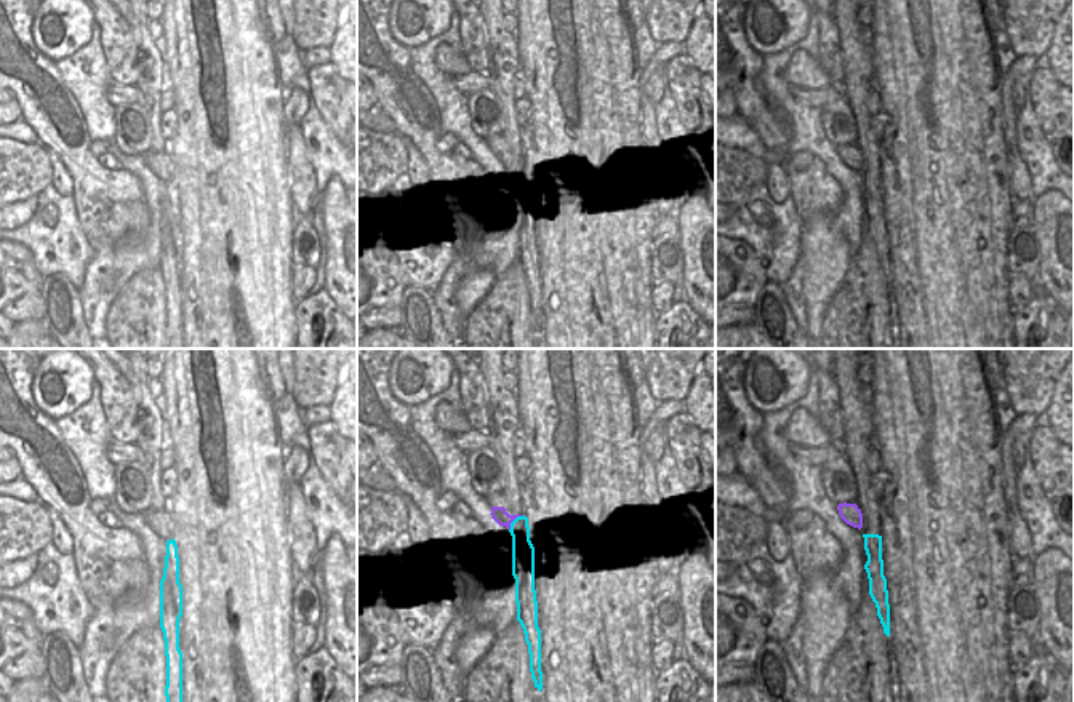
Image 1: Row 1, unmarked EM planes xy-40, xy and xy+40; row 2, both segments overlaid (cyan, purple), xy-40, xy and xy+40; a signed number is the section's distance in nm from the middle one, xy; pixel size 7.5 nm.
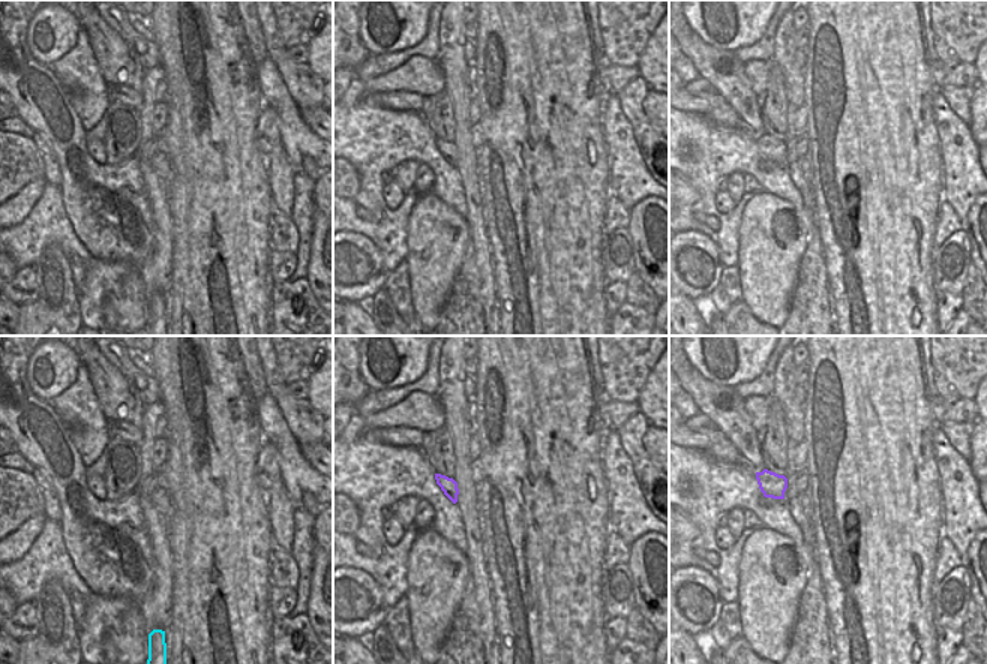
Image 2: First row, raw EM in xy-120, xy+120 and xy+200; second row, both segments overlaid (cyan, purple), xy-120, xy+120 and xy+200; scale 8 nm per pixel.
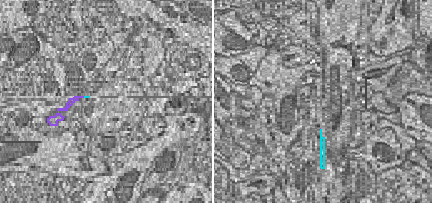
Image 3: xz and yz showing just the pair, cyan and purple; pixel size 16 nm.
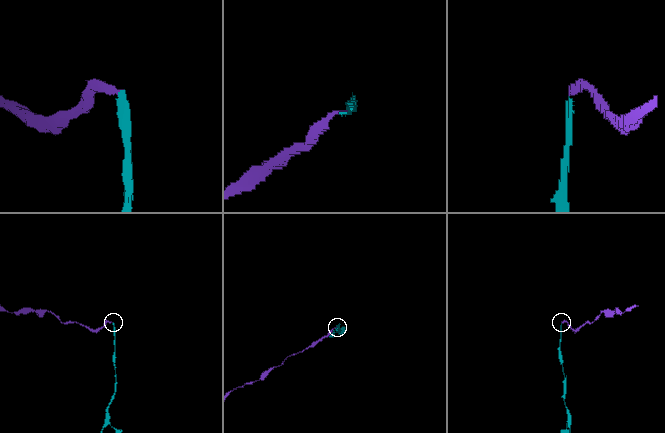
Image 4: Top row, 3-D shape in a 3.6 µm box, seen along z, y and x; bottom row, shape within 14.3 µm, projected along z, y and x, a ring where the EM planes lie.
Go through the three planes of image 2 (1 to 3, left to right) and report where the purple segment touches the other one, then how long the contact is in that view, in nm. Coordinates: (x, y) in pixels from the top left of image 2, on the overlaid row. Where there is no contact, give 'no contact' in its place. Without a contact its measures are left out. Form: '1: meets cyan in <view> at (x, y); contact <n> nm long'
1: no contact
2: no contact
3: no contact

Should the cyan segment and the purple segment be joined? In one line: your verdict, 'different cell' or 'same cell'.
different cell

